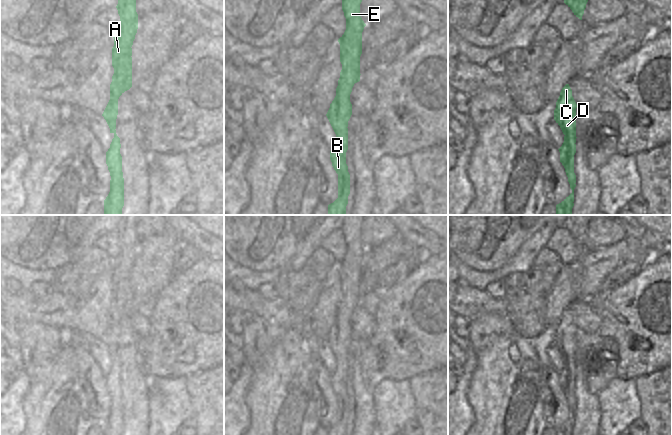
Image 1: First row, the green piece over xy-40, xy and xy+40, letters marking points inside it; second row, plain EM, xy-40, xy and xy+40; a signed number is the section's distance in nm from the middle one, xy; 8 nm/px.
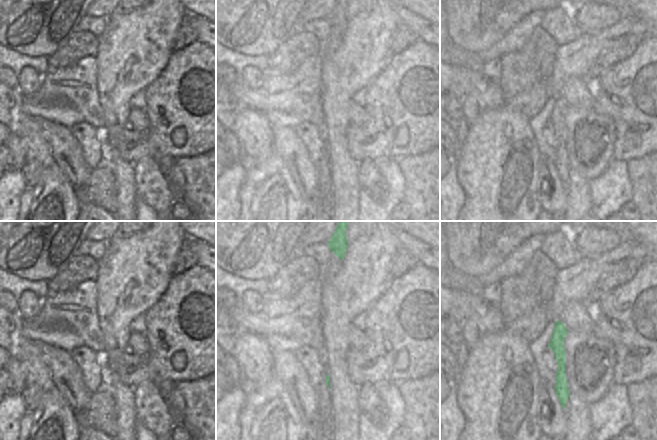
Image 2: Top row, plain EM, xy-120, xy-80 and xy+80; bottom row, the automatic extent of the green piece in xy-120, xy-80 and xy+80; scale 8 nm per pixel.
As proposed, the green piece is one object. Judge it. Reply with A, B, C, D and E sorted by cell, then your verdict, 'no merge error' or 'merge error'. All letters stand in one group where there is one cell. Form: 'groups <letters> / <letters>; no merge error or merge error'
groups A B C D E; no merge error

